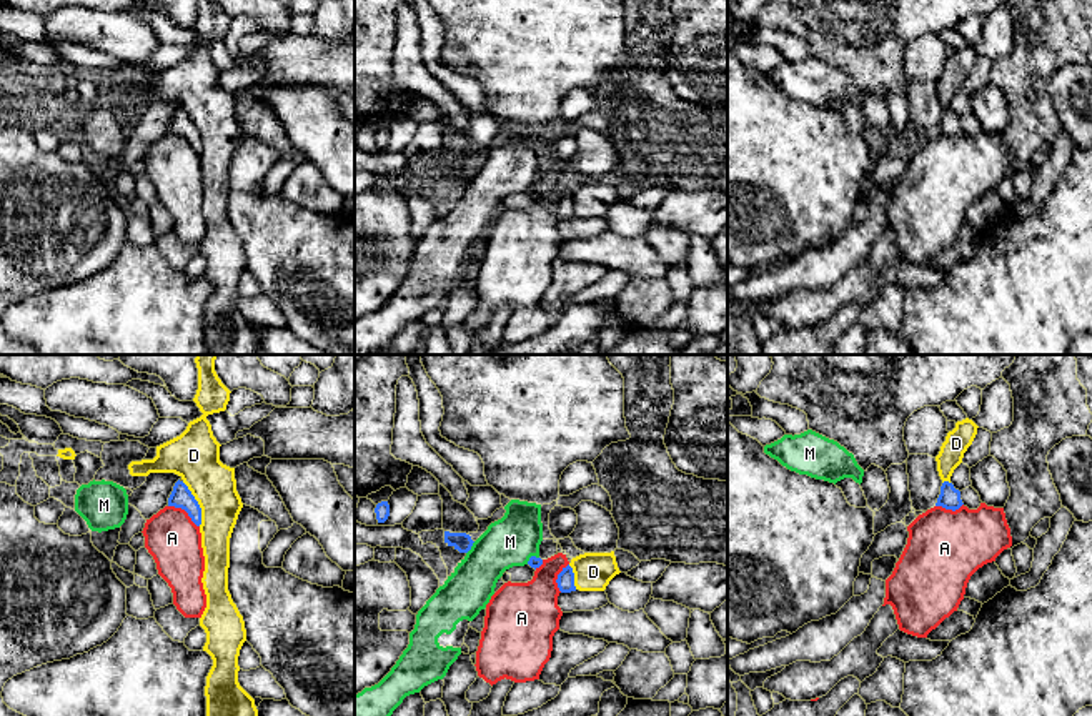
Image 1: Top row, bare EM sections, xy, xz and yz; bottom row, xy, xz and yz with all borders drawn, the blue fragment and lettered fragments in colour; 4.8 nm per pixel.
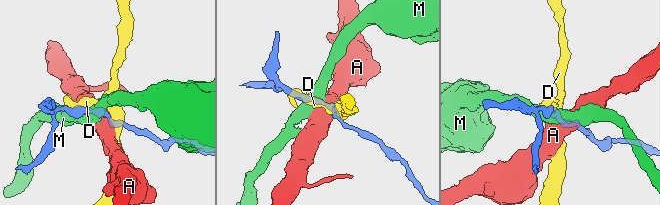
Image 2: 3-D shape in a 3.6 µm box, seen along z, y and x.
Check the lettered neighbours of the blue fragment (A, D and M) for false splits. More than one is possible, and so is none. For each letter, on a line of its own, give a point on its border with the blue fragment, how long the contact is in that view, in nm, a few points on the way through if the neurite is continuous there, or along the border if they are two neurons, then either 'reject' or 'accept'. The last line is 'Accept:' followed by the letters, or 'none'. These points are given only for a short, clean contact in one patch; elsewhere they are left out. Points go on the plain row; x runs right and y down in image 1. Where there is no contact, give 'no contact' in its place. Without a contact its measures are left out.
A: contact xy (185, 137); length 190 nm; border xy (168, 132), (180, 134), (198, 154); reject
D: contact xy (197, 130); length 240 nm; reject
M: contact xz (470, 175); length 80 nm; border xz (475, 169), (466, 180); reject
Accept: none

